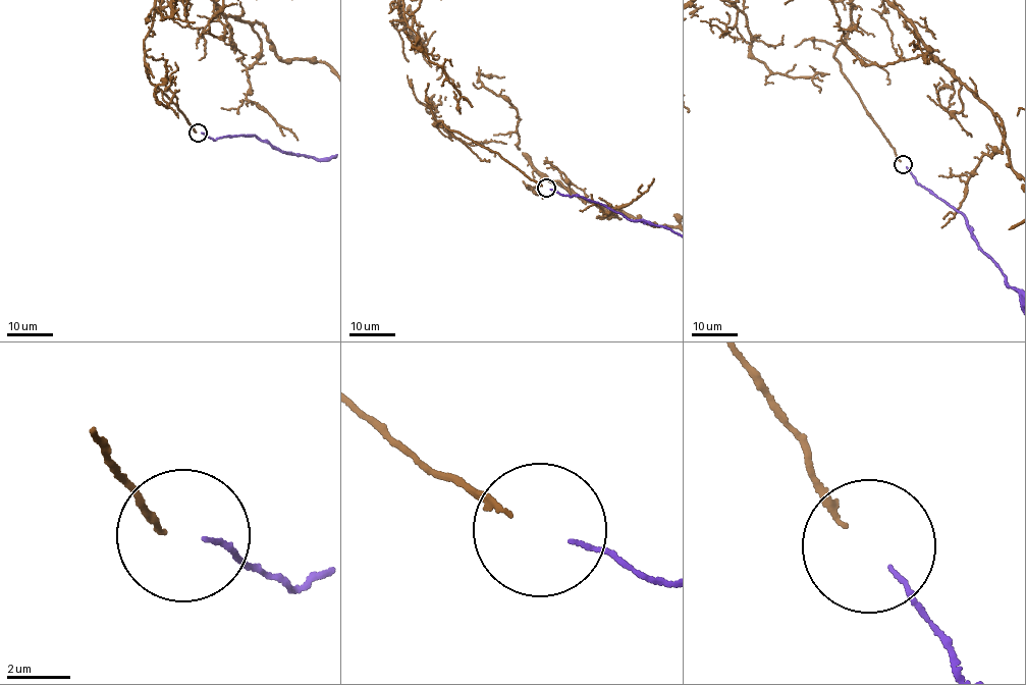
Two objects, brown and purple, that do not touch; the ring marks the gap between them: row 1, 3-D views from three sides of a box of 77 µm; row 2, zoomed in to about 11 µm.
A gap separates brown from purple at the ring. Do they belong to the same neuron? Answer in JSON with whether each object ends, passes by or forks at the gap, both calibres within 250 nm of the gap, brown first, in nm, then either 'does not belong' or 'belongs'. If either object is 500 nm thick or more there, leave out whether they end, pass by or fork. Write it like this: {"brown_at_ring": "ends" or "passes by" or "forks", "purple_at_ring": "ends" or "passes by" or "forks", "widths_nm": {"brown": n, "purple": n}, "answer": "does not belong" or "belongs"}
{"brown_at_ring": "ends", "purple_at_ring": "ends", "widths_nm": {"brown": 170, "purple": 120}, "answer": "belongs"}

